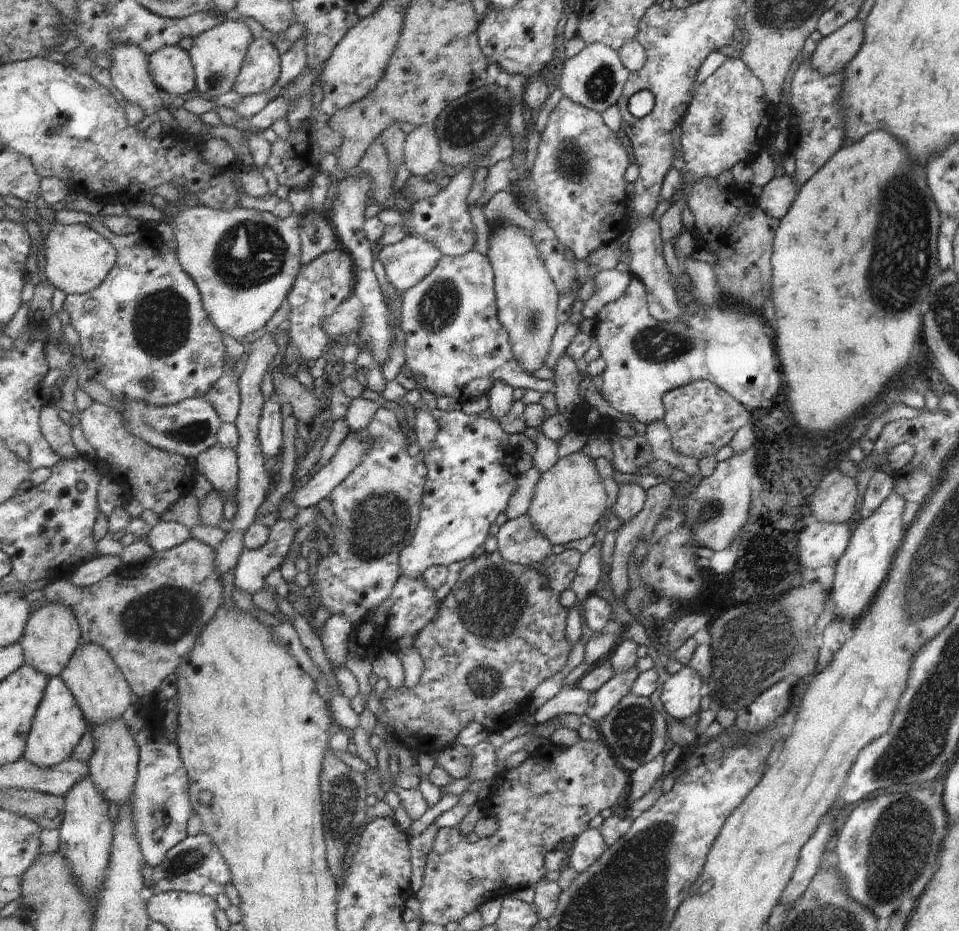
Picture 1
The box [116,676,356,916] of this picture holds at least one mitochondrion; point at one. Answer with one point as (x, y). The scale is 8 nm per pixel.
(187, 861)

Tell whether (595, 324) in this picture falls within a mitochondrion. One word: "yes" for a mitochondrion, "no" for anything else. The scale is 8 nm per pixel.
no

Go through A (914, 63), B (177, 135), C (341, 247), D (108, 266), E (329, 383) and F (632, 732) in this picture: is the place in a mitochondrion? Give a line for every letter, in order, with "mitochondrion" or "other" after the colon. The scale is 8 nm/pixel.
A: other
B: other
C: other
D: other
E: other
F: mitochondrion

